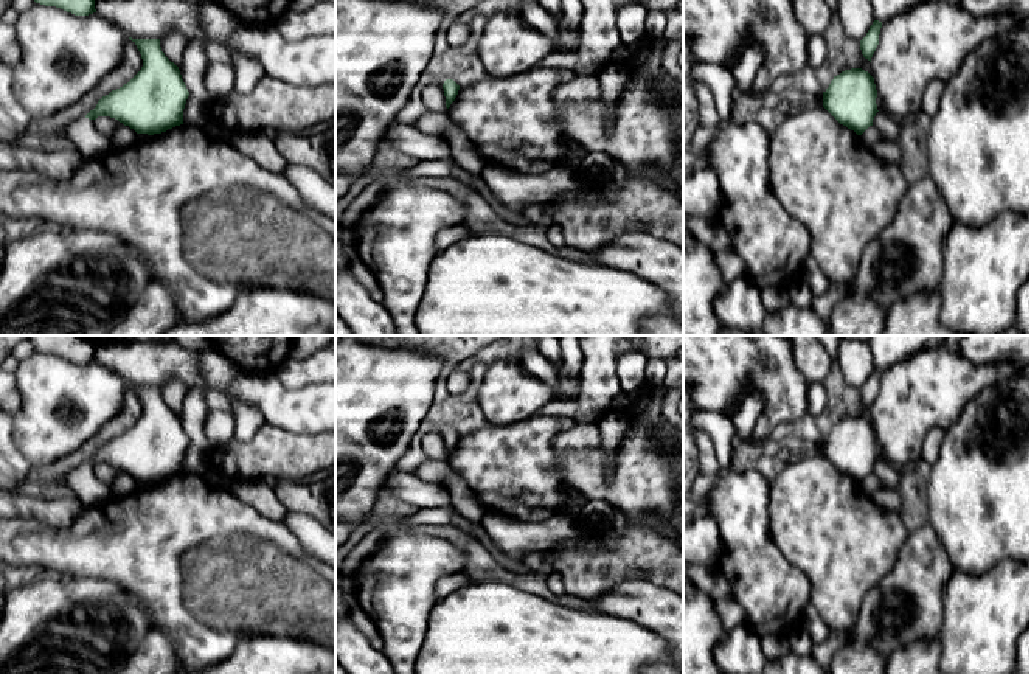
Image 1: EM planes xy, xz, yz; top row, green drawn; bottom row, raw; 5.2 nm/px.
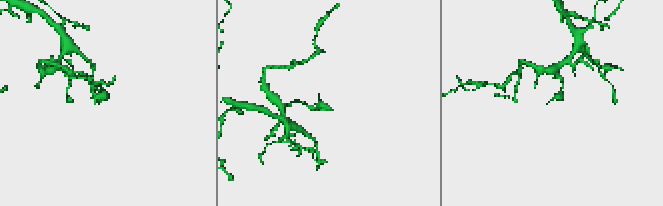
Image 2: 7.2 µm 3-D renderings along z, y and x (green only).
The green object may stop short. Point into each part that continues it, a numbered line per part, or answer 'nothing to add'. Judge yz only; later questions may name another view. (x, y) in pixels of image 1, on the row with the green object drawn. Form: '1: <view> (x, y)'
nothing to add

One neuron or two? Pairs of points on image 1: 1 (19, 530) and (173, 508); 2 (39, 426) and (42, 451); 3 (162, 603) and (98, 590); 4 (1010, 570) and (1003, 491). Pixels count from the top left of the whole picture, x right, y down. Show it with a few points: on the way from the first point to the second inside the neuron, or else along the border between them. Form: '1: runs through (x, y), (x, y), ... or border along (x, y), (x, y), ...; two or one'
1: runs through (58, 541), (134, 539); one
2: runs through (42, 432), (42, 444); one
3: border along (106, 578), (128, 590), (148, 611), (152, 628); two
4: border along (1014, 558), (1005, 558), (975, 576); two

